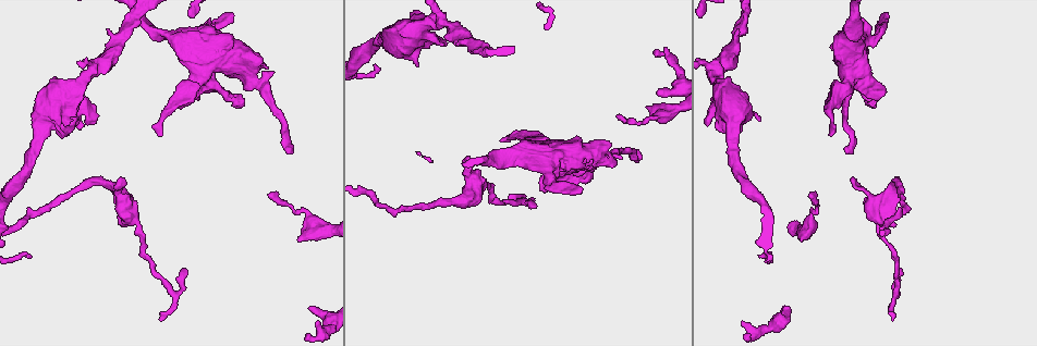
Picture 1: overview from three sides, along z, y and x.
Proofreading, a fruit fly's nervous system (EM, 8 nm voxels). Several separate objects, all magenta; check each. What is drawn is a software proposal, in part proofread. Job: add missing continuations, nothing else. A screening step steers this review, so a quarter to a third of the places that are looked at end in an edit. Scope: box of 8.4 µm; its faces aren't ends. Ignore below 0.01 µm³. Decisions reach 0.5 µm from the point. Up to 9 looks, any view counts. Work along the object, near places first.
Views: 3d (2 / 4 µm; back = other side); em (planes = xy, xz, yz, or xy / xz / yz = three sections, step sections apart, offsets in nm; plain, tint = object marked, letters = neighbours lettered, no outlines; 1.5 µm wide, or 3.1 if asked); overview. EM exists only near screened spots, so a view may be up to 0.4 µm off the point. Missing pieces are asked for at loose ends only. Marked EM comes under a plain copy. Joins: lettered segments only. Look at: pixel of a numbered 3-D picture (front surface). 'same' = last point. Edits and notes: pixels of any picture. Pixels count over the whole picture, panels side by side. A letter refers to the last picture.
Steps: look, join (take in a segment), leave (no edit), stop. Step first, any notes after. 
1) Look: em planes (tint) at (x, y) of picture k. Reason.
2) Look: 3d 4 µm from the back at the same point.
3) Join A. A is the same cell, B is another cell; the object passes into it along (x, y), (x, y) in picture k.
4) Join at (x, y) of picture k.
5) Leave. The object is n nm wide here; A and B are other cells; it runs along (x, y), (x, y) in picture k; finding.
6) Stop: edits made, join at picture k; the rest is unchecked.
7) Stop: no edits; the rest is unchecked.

Look: 3d 2 µm at (160, 136) of picture 1. Free end.

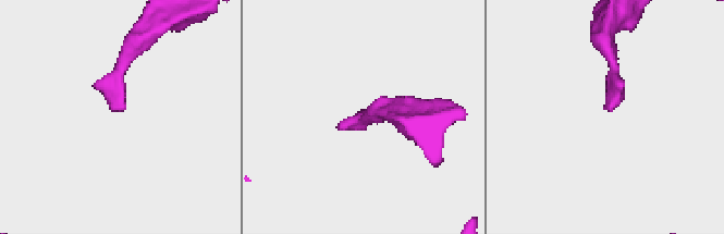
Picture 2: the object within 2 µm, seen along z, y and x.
Look: em xz step 8 (letters) at (605, 109) of picture 2.

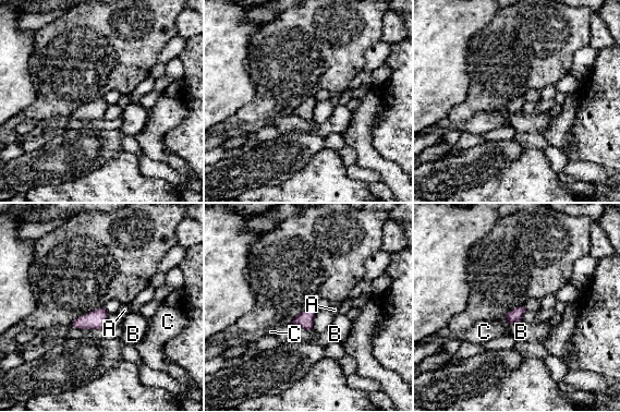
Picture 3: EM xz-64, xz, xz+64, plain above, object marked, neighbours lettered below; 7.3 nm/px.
Look: em planes (letters) at the same point. Cut it another way.

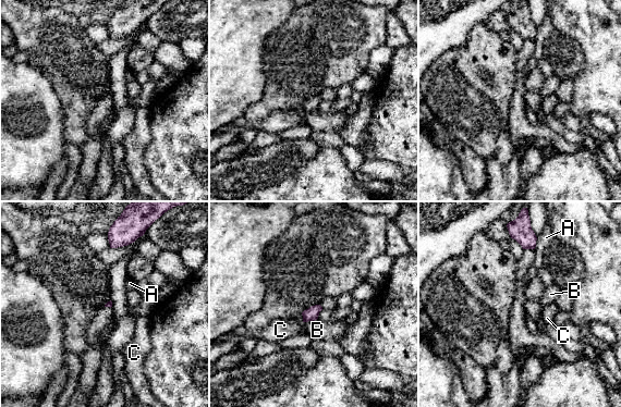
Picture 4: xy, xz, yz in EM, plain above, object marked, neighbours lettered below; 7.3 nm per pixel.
Leave. A, B and C are other cells; a border runs along (317, 318), (303, 322) in picture 4; no lettered segment goes on from it.

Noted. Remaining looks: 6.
Look: em planes (letters) at (242, 107) of picture 1. Branch stops here.

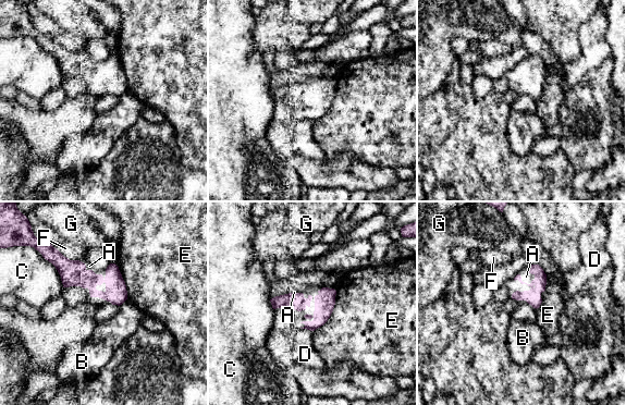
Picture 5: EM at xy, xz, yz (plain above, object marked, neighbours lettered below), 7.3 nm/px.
Leave. A, B, C, D, E, F and G are other cells; no lettered segment goes on from it.

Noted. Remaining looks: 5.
Look: em yz step 4 (letters) at (289, 154) of picture 1. Thin end.

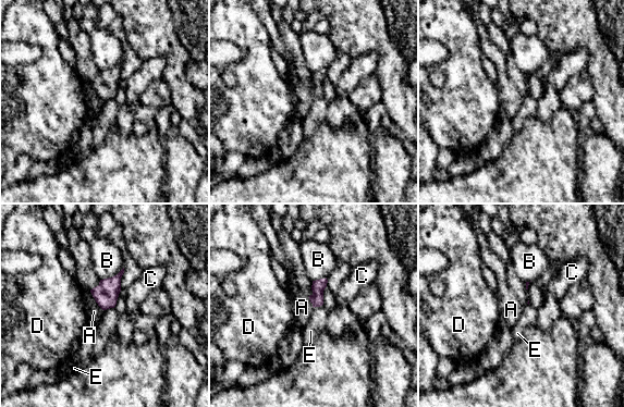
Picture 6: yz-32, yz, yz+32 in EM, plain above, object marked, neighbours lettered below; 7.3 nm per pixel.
Look: em planes (letters) at the same point. Cut it another way.

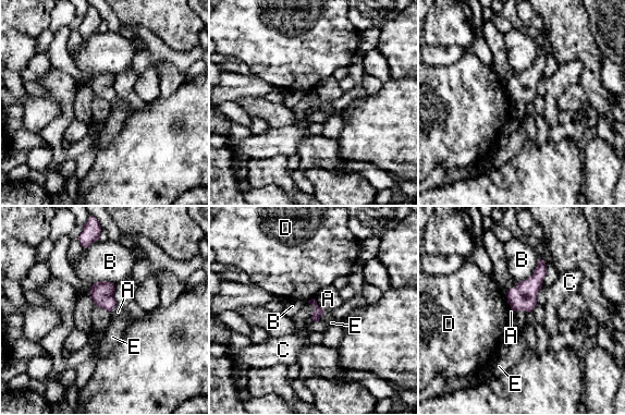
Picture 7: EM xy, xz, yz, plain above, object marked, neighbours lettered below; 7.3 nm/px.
Leave. A, B, C, D and E are other cells; a border runs along (325, 310), (319, 319) in picture 7; none of them fits.

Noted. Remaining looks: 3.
Look: 3d 2 µm at (28, 258) of picture 1. An open end.

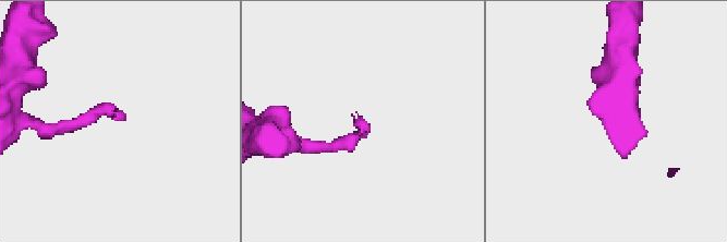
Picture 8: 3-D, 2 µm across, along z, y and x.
Look: em xz step 8 (letters) at (360, 116) of picture 8. Need the tissue.

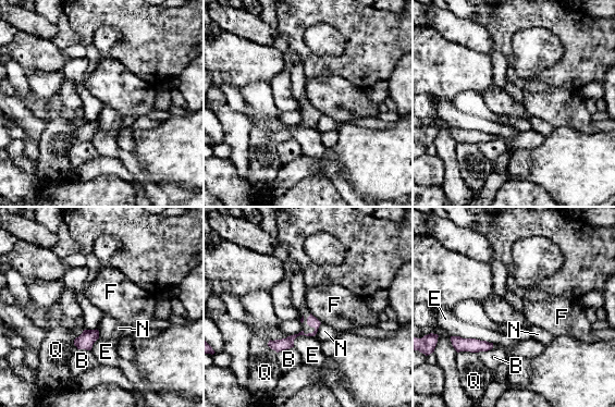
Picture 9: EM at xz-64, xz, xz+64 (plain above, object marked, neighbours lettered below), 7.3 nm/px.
Look: em planes (letters) at the same point.

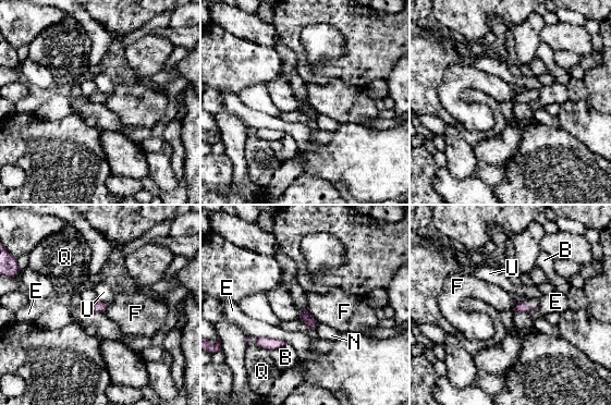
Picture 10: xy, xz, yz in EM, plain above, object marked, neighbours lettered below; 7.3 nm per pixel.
Leave. B, E, F, N, Q and U are other cells; a border runs along (306, 309), (317, 322) in picture 10; none of them fits.

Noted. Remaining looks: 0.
Stop: no edits; the rest is unchecked.

